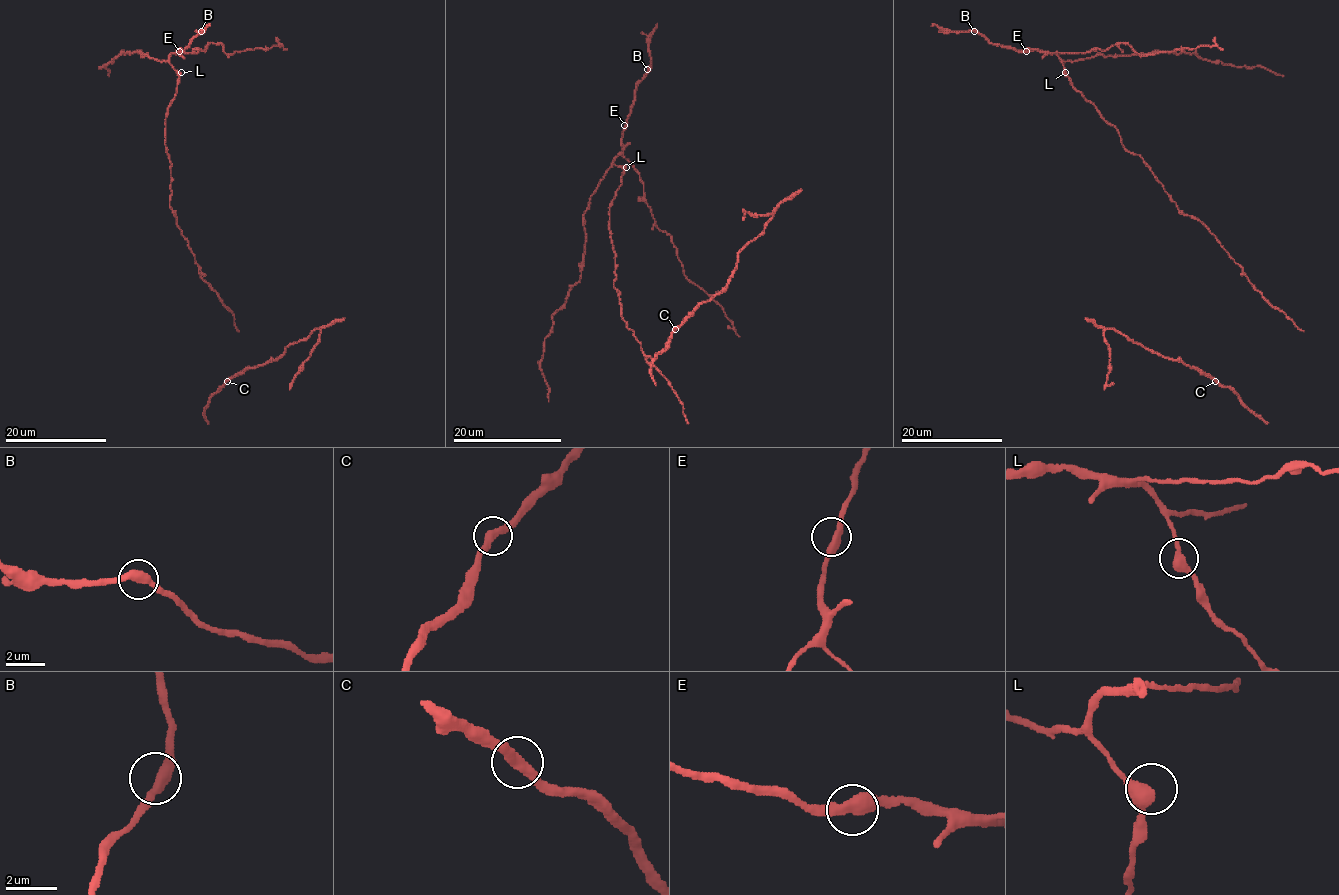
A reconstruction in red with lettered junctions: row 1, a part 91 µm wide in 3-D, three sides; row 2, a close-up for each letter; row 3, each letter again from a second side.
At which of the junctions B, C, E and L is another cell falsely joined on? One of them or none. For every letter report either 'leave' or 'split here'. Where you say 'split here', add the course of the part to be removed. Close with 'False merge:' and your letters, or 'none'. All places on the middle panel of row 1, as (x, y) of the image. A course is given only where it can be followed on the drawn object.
B: leave
C: leave
E: leave
L: leave
False merge: none

